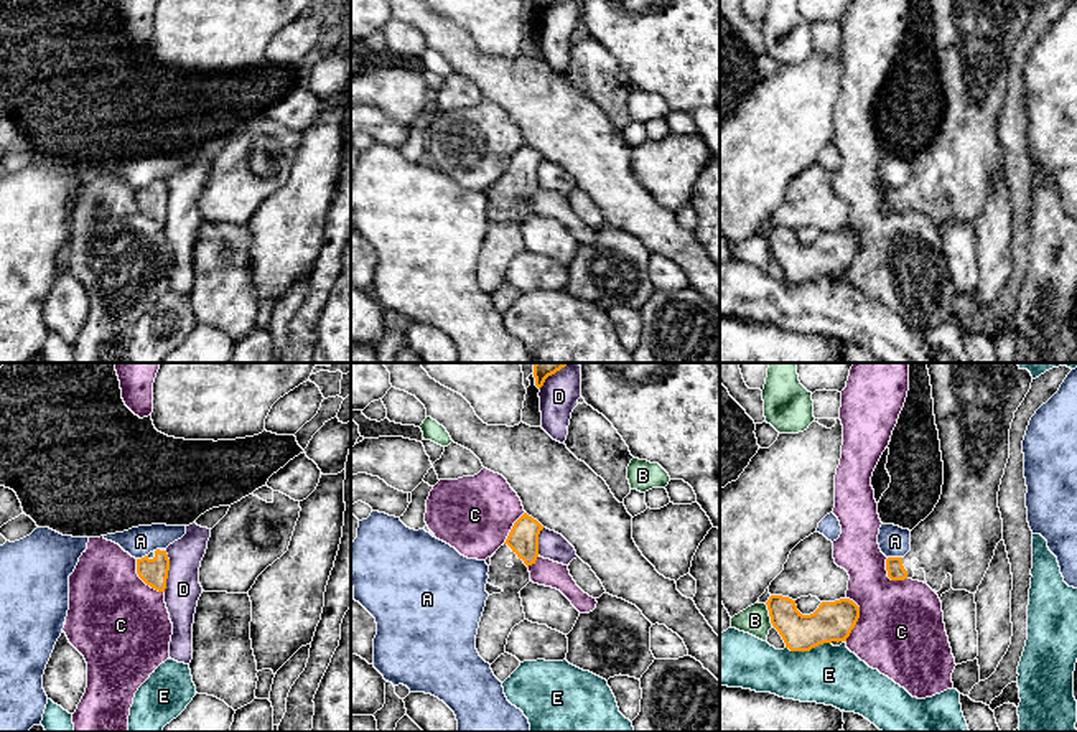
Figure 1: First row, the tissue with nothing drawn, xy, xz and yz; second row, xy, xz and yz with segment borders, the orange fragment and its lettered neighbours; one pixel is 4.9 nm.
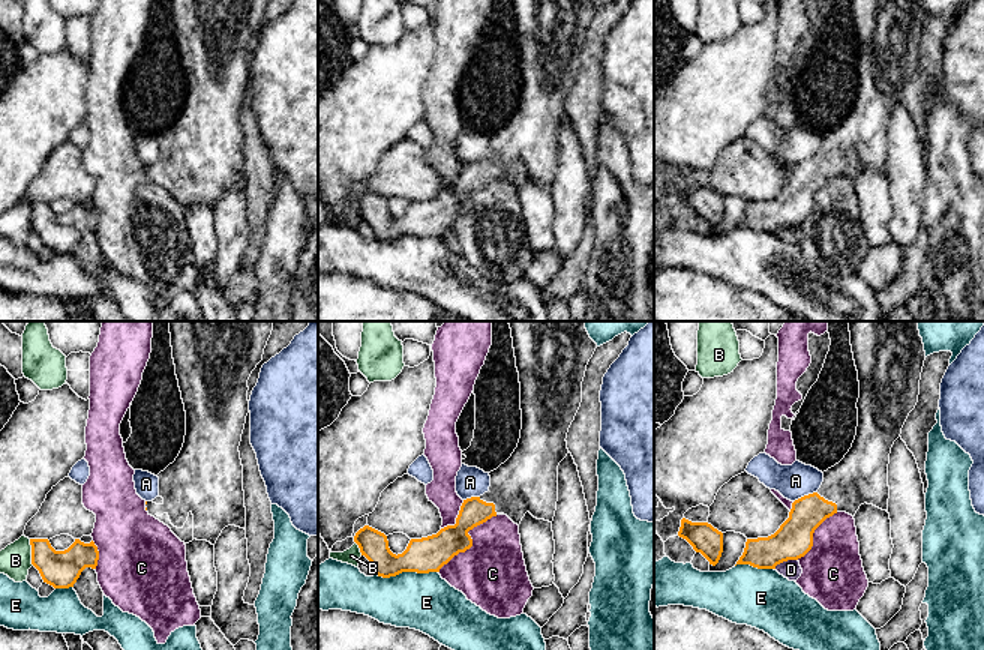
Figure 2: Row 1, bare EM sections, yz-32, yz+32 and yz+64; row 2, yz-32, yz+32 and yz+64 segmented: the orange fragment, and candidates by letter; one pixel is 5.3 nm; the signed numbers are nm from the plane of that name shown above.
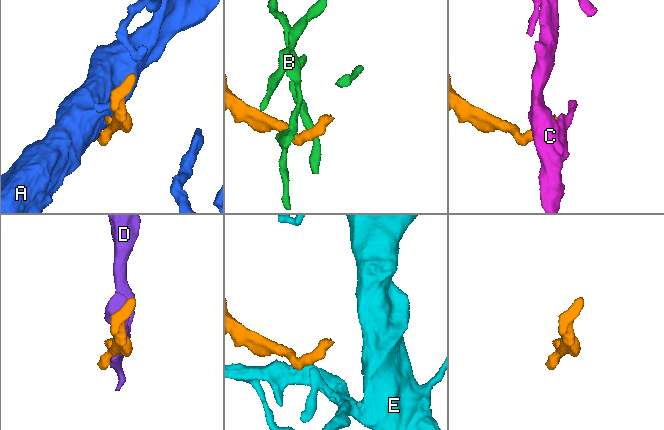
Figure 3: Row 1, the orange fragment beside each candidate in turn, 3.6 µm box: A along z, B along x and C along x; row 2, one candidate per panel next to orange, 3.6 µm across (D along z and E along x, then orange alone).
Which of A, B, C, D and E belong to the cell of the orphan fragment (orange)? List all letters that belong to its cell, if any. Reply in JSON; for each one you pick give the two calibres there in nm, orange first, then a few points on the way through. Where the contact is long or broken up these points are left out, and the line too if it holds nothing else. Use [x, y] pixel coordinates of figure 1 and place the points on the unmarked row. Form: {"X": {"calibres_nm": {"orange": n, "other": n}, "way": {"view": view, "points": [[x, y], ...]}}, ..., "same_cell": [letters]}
{"same_cell": []}

